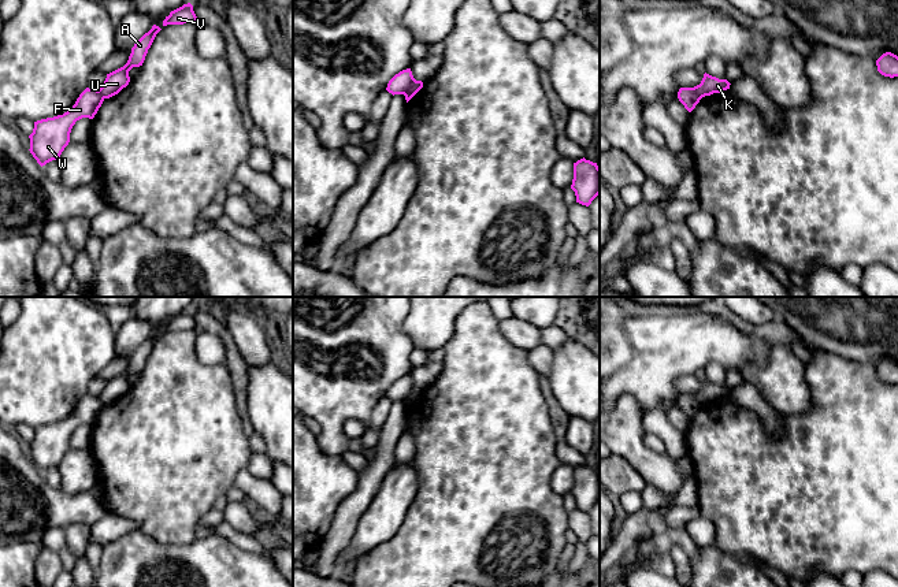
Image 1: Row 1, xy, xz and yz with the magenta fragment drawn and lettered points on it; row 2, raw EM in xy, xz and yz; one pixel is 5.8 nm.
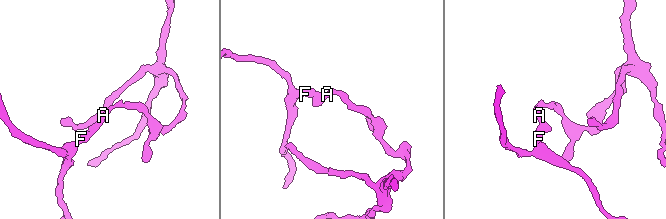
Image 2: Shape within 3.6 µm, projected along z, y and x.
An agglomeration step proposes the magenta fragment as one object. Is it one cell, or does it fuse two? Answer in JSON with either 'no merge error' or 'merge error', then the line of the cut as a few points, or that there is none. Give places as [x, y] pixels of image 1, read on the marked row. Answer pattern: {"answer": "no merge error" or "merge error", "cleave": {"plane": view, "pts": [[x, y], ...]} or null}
{"answer": "merge error", "cleave": {"plane": "xz", "pts": [[414, 78], [404, 95]]}}

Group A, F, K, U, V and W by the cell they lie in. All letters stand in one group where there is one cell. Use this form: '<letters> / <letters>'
A K U V / F W

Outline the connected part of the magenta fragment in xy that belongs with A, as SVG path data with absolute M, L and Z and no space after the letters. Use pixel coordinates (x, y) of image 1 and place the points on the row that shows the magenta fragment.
M153 25L152 29L134 44L127 63L123 67L107 74L104 83L99 89L104 99L110 99L118 94L123 88L129 85L130 82L129 71L133 67L142 66L148 49L151 48L156 34L160 30L162 29L159 26Z

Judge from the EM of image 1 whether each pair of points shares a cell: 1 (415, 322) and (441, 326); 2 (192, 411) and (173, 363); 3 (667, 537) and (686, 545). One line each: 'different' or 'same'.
1: same
2: same
3: same

